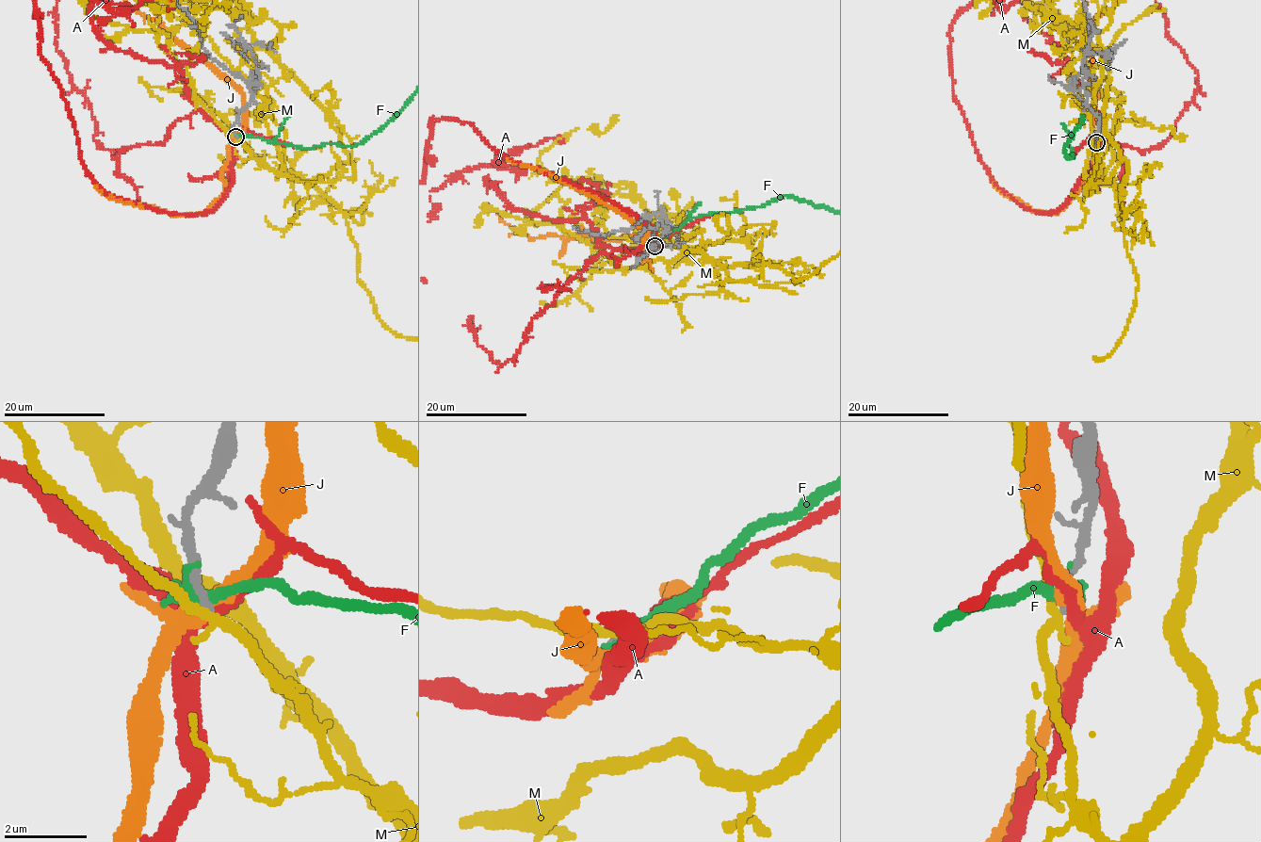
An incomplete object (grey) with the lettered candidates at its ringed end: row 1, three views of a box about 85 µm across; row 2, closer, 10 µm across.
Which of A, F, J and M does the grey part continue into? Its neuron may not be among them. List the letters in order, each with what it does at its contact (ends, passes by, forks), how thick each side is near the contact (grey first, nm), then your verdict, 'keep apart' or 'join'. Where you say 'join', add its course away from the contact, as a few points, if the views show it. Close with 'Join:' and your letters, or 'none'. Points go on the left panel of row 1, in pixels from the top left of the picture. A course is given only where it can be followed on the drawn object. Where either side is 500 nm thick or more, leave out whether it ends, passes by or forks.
A: it passes by; 170 nm thick on the grey side, 260 nm on the other; keep apart
F: it ends there; 260 nm thick on the grey side, 400 nm on the other; keep apart
J: it forks there; 180 nm thick on the grey side, 320 nm on the other; keep apart
M: it passes by; 180 nm thick on the grey side, 240 nm on the other; keep apart
Join: none

